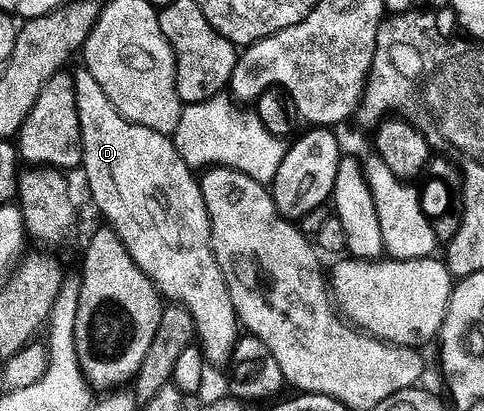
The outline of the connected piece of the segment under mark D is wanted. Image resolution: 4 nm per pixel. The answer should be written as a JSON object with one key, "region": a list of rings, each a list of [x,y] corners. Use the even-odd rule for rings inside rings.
{"region":[[[79,67],[79,70],[77,70],[77,71],[74,70],[73,76],[74,76],[74,80],[75,80],[77,111],[79,112],[79,115],[80,115],[80,139],[82,141],[82,151],[83,151],[83,159],[82,159],[81,169],[82,169],[82,172],[84,172],[84,171],[87,172],[87,185],[88,185],[89,188],[91,188],[91,197],[92,197],[93,200],[95,200],[95,205],[96,205],[97,208],[99,208],[100,215],[103,216],[105,220],[107,220],[107,221],[104,221],[104,222],[106,222],[106,224],[109,226],[109,228],[113,232],[115,232],[116,235],[121,239],[121,243],[129,251],[129,255],[137,263],[137,267],[141,267],[141,271],[145,271],[145,275],[148,277],[148,279],[150,279],[150,281],[153,282],[153,284],[155,284],[155,287],[156,287],[156,289],[159,290],[160,294],[162,294],[162,296],[164,298],[166,298],[166,300],[168,302],[174,303],[176,306],[187,309],[189,311],[189,315],[193,315],[193,319],[195,320],[195,331],[196,331],[196,334],[198,334],[197,341],[198,341],[198,344],[202,348],[202,353],[203,353],[203,356],[206,360],[206,364],[208,366],[211,366],[211,367],[213,367],[213,365],[226,366],[228,364],[228,362],[230,362],[231,356],[233,356],[233,354],[235,354],[235,342],[238,341],[240,336],[241,336],[241,326],[240,326],[240,323],[239,323],[239,317],[237,316],[237,314],[235,314],[235,308],[233,307],[233,299],[230,297],[230,295],[228,295],[228,293],[223,291],[223,290],[226,290],[227,284],[225,283],[225,275],[221,271],[221,267],[219,266],[219,264],[217,263],[217,259],[213,255],[213,247],[211,246],[211,220],[209,219],[209,211],[205,207],[205,199],[203,198],[203,192],[201,191],[201,187],[199,186],[200,180],[196,177],[196,174],[193,172],[192,168],[187,165],[185,159],[182,158],[182,156],[179,153],[177,147],[175,146],[174,140],[172,140],[172,138],[170,136],[168,136],[168,134],[158,133],[157,131],[153,131],[149,127],[141,127],[137,123],[133,123],[129,119],[125,119],[122,115],[120,115],[119,112],[117,112],[116,109],[113,107],[113,103],[109,103],[109,99],[105,95],[105,91],[101,91],[101,87],[97,83],[97,79],[93,79],[93,75],[89,72],[89,70],[86,69],[86,67]],[[215,288],[219,288],[219,291],[223,291],[223,292],[219,292],[220,294],[219,293],[203,293],[203,292],[206,291],[206,289],[215,289]],[[211,317],[219,317],[220,323],[223,324],[225,328],[227,328],[227,337],[228,337],[229,341],[225,342],[224,345],[218,345],[217,342],[211,341],[211,337],[210,337],[209,334],[203,333],[203,332],[206,331],[207,324],[210,323]]]}

